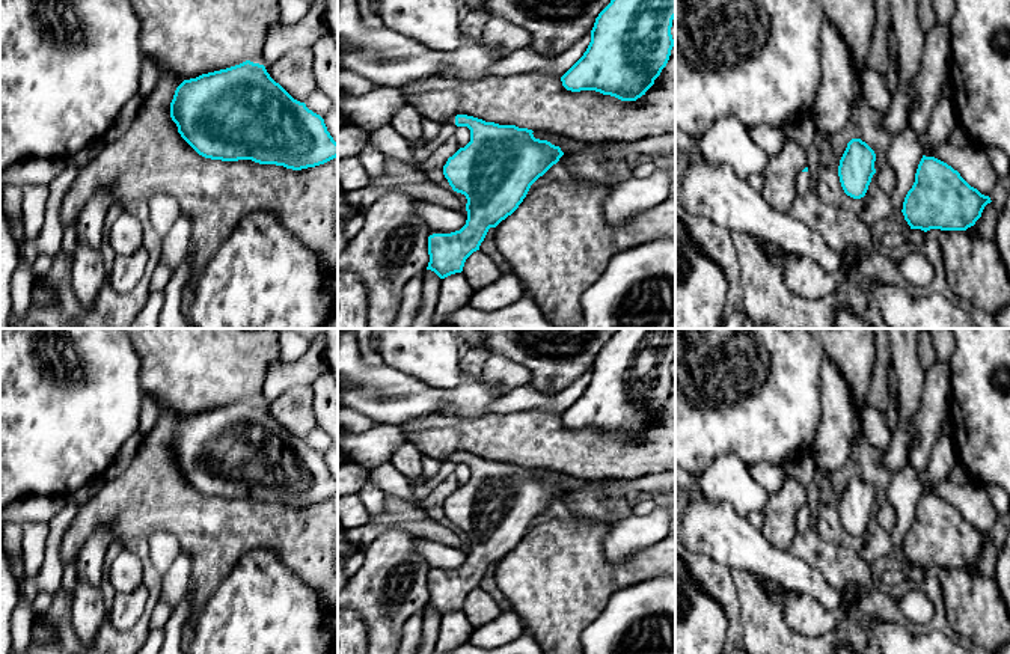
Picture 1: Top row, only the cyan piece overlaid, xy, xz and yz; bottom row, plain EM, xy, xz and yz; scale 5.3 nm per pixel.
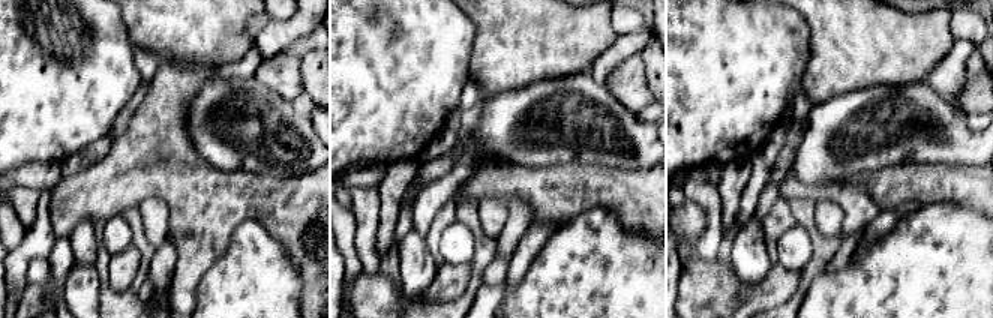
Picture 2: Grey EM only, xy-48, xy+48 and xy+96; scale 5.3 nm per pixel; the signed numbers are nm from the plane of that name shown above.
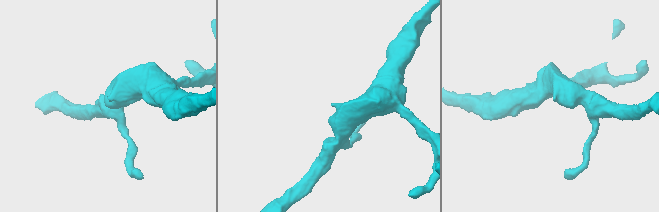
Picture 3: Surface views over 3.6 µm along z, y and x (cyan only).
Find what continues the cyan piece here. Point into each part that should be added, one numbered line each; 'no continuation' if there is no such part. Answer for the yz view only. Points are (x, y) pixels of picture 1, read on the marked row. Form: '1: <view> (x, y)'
1: yz (804, 186)

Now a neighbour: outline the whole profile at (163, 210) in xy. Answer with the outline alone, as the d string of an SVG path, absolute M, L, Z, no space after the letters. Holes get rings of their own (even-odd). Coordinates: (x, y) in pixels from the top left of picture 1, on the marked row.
M164 193L152 194L145 200L151 226L160 237L166 237L181 217L178 202Z

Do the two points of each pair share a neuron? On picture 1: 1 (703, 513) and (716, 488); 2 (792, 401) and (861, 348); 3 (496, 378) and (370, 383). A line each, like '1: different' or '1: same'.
1: different
2: different
3: different

